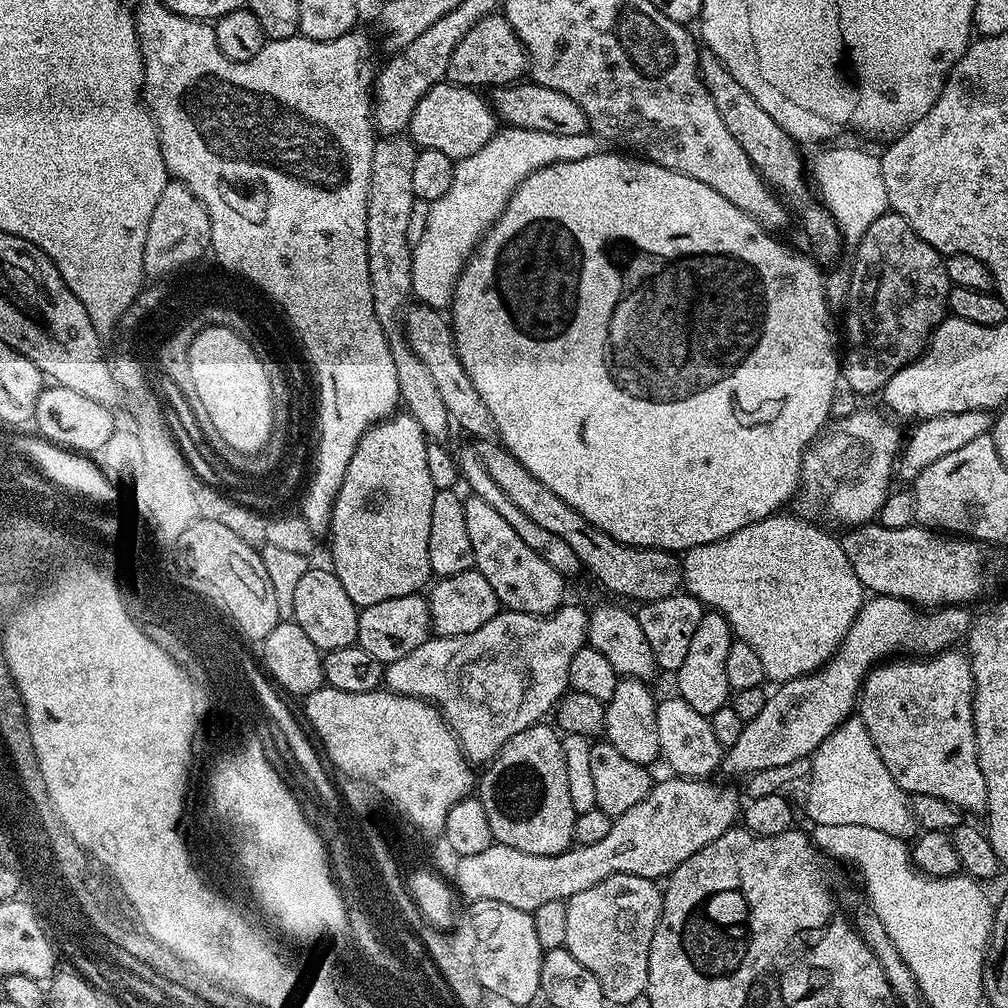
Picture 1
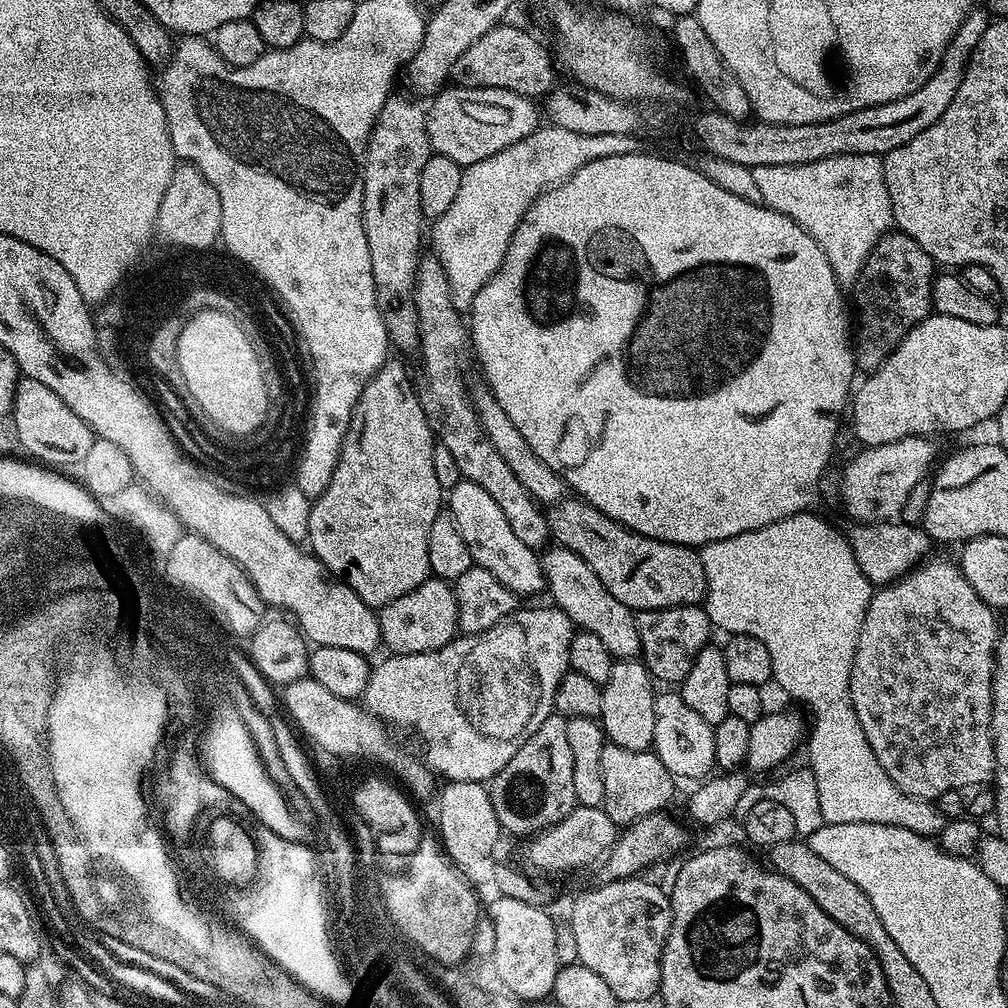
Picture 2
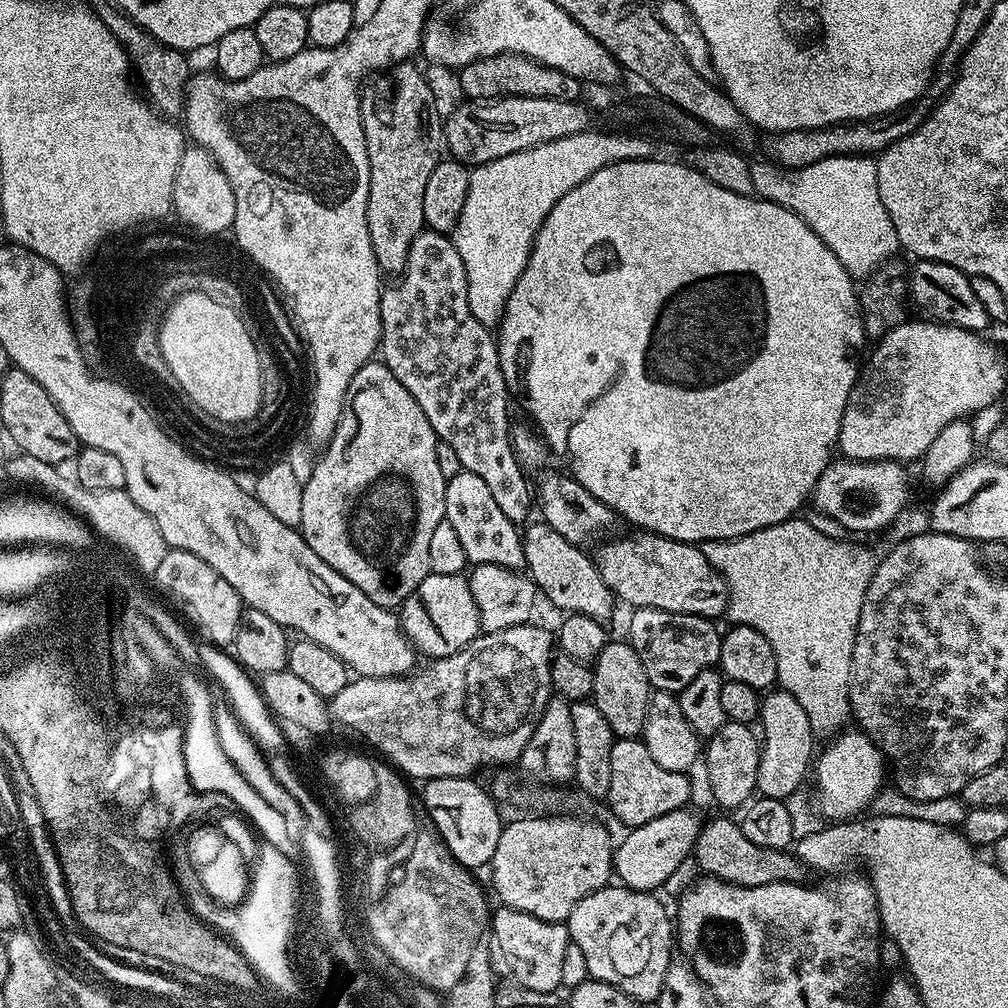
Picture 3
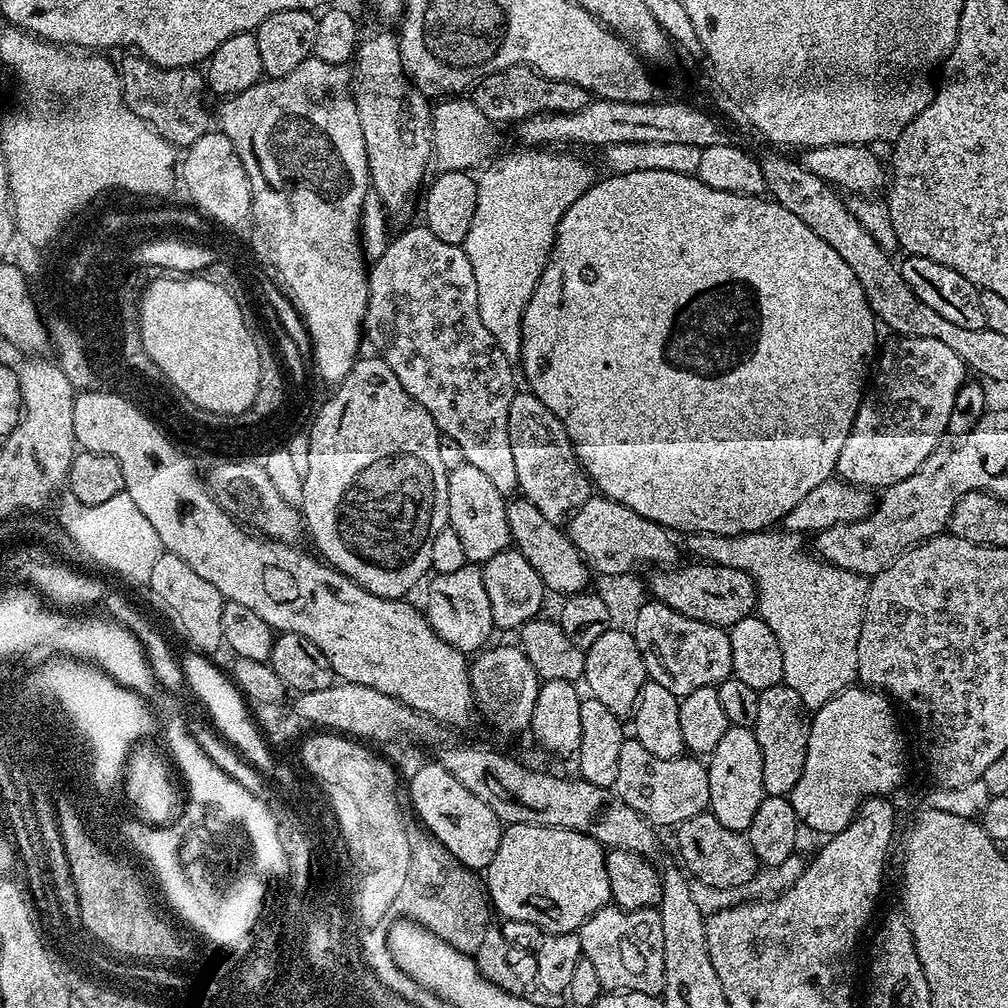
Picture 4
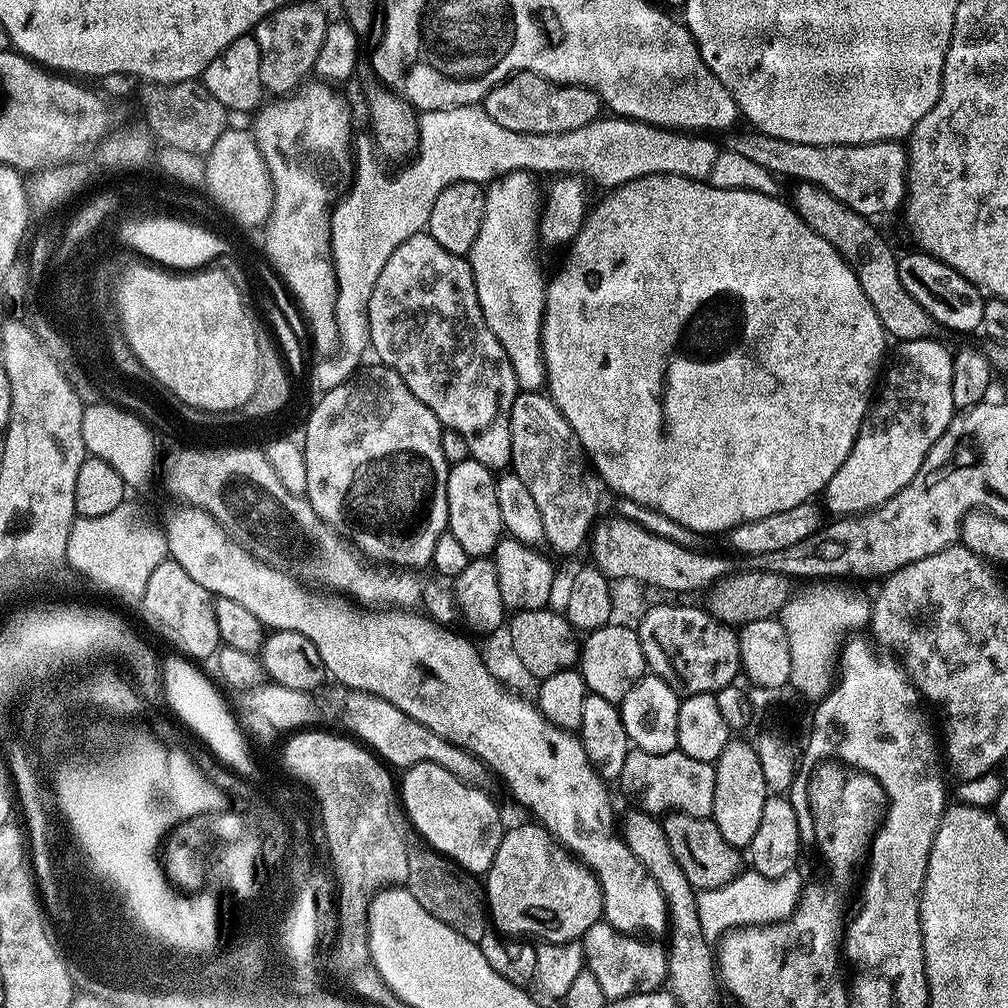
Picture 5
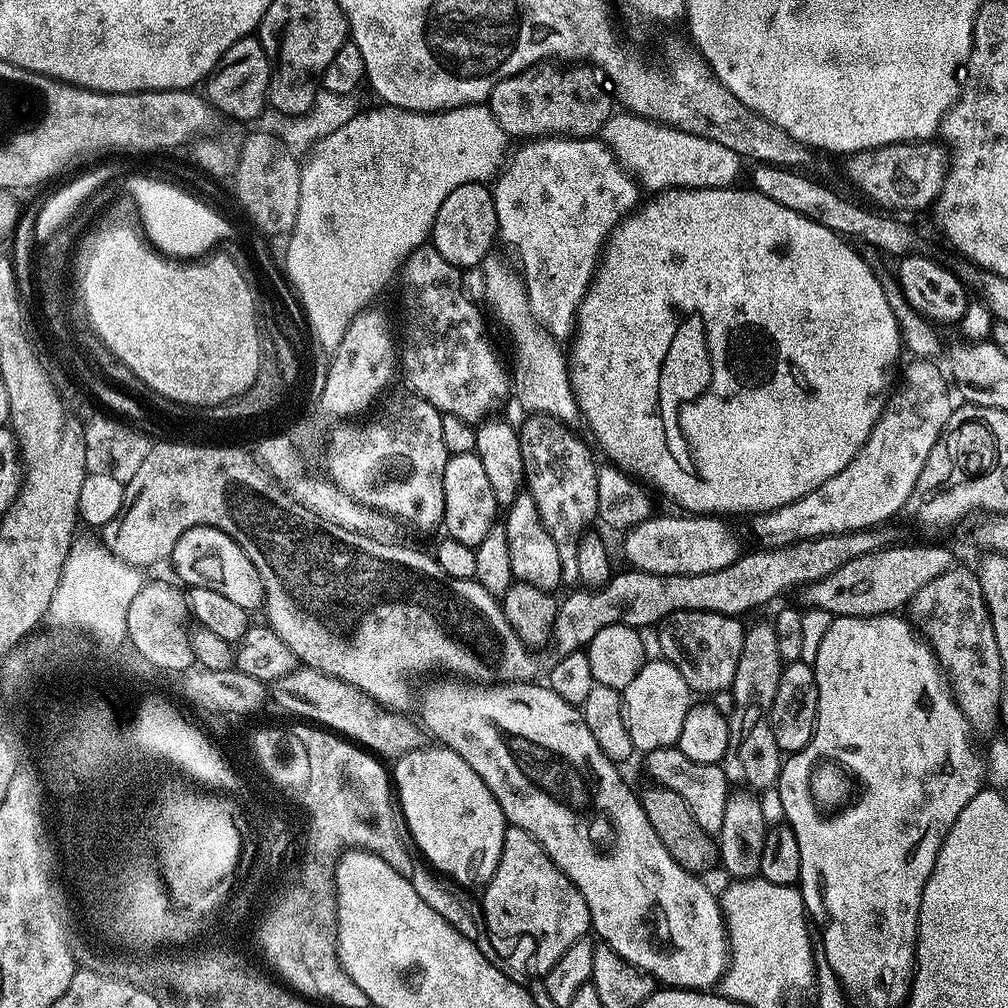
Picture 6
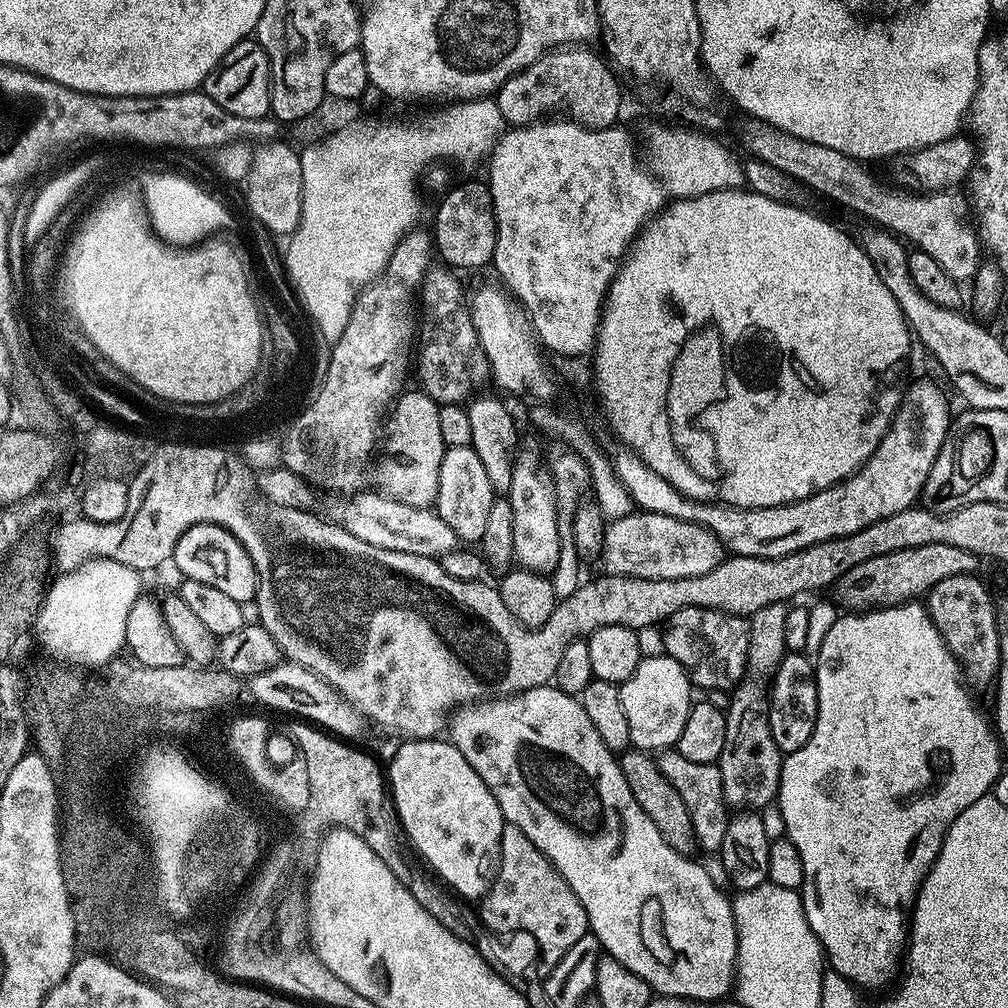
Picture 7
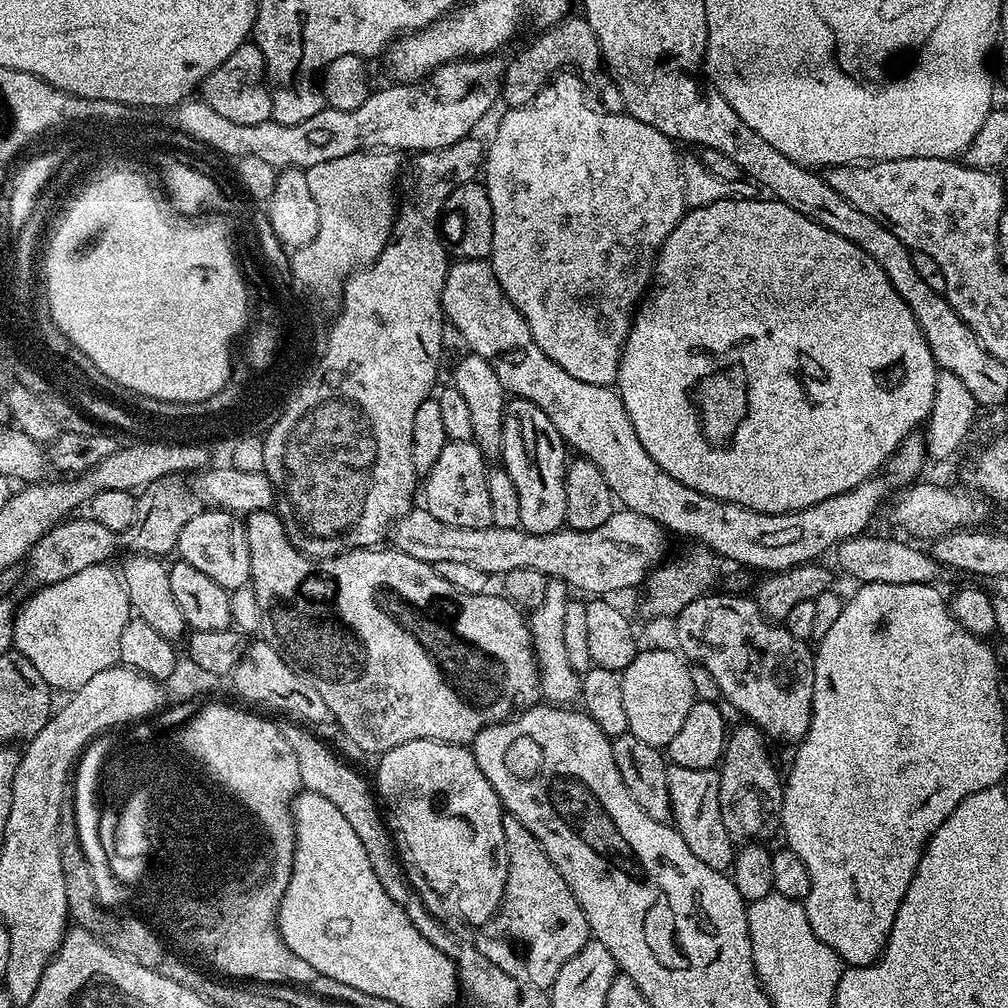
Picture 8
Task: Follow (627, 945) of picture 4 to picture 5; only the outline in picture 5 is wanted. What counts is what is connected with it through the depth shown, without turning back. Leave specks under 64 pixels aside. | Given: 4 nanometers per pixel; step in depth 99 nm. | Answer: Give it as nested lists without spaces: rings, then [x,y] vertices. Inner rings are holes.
[[[606,922],[590,926],[582,943],[587,971],[598,978],[605,1001],[654,992],[665,987],[668,978],[668,953],[663,943],[660,945],[660,942],[653,942],[636,934],[619,932]]]

